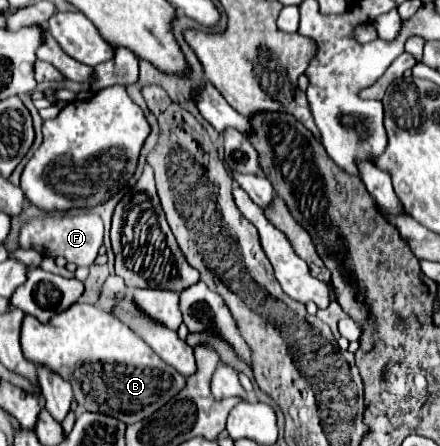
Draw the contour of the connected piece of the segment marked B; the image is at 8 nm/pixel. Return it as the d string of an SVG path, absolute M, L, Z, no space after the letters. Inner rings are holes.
M74 302L46 324L24 316L20 344L26 360L46 366L70 382L80 408L114 416L126 424L148 418L186 386L186 378L166 366L124 322L92 304Z

